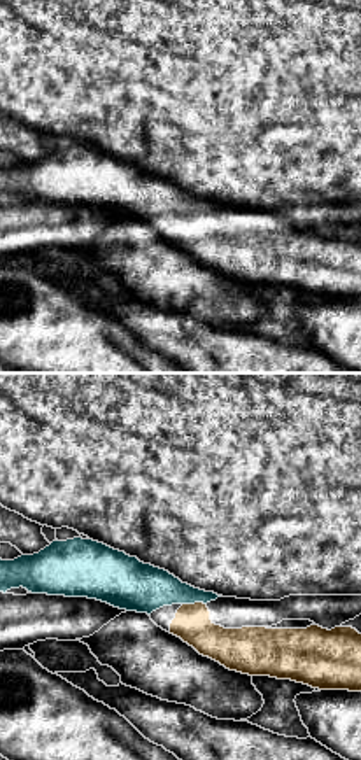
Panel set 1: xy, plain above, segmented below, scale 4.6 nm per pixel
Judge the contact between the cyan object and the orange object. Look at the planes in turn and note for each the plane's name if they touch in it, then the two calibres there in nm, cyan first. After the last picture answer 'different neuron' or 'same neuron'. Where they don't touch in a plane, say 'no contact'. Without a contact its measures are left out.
contact in xy; calibres 220 and 170 nm

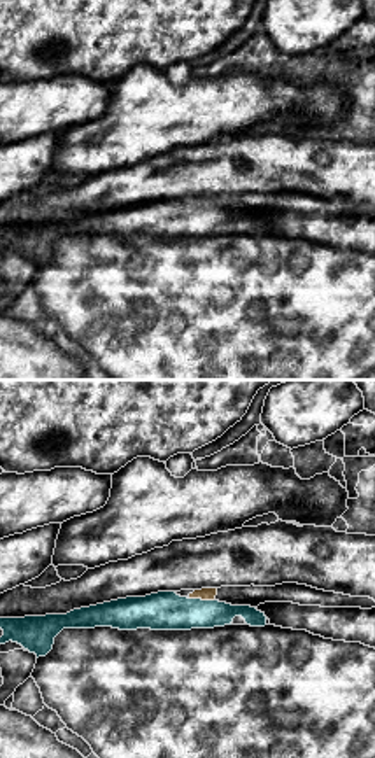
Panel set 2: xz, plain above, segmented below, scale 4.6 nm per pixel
contact in xz; calibres 180 and 60 nm

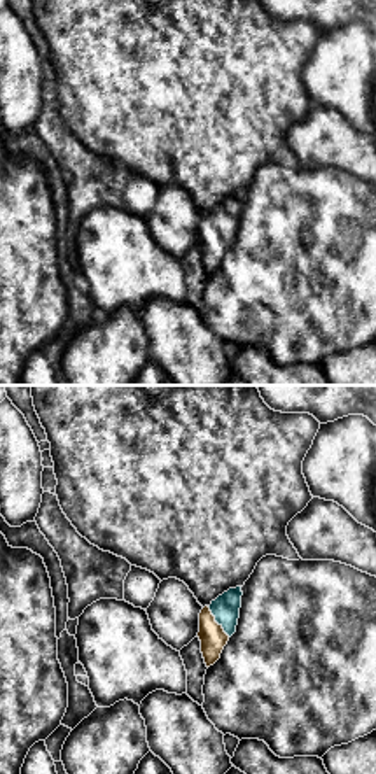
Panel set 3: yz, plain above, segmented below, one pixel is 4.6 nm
contact in yz; calibres 130 and 120 nm

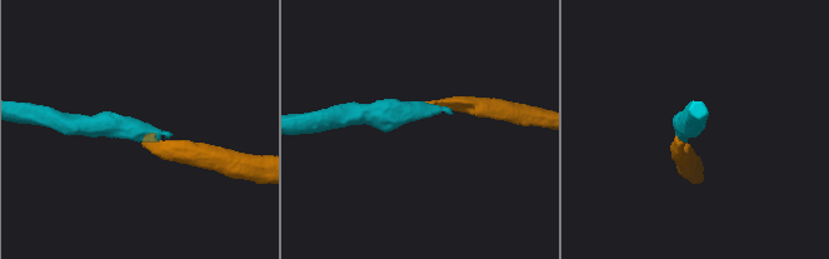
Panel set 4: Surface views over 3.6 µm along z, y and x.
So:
same neuron

